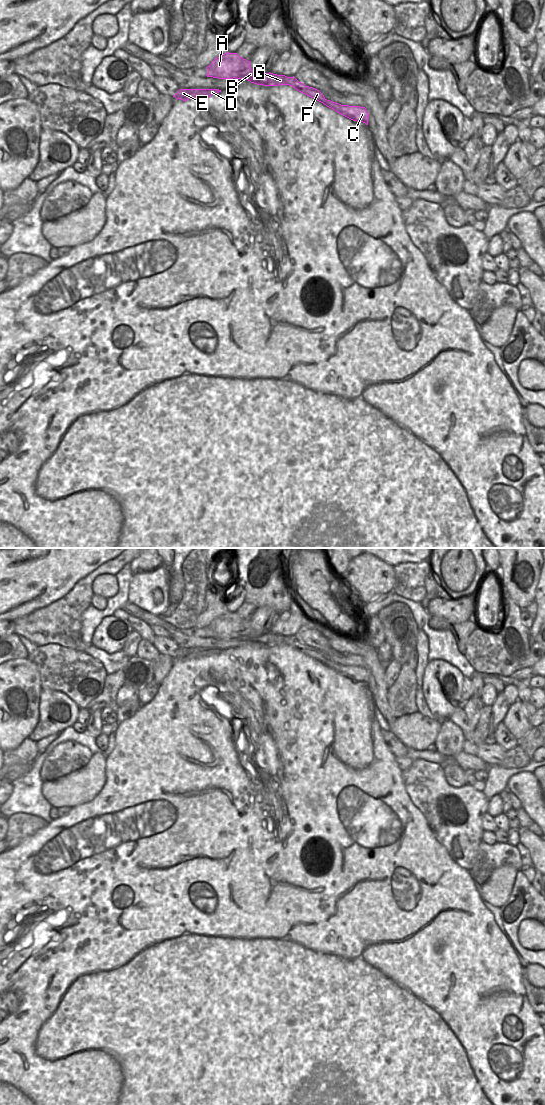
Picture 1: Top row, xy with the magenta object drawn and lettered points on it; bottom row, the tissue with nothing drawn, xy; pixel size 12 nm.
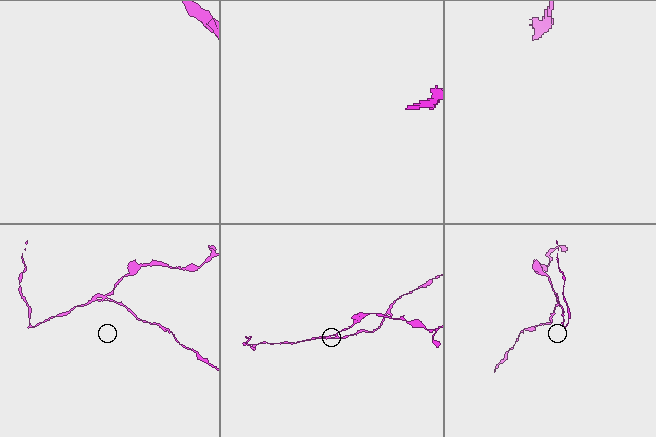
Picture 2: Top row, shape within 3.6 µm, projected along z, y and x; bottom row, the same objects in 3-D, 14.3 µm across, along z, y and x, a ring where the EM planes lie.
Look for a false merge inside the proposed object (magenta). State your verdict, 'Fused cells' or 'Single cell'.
Fused cells.

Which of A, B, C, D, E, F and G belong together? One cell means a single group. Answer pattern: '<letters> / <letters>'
A B G / C D E F

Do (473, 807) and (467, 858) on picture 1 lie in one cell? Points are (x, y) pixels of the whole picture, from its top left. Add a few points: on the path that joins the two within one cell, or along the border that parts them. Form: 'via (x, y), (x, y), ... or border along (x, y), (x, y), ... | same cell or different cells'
via (468, 820), (467, 845) | same cell

